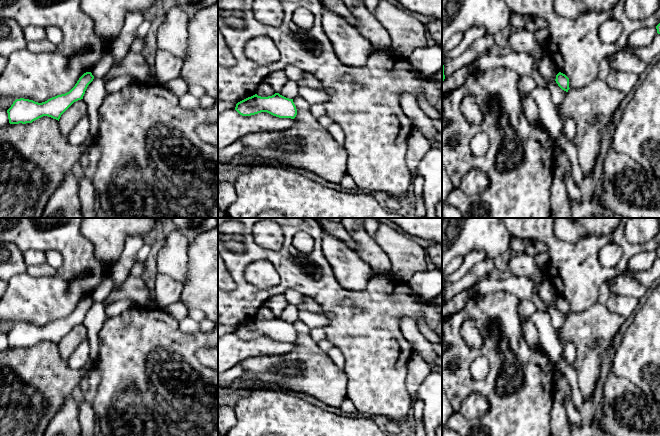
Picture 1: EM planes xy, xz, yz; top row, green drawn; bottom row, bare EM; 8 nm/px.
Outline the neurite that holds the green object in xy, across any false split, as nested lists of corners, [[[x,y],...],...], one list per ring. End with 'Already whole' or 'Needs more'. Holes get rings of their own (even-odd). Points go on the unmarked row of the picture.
[[[91,296],[84,297],[67,317],[38,327],[29,323],[16,323],[7,334],[10,348],[26,348],[48,340],[59,345],[61,339],[76,325],[83,323],[88,309],[93,305]]]. Already whole

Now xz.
[[[279,317],[268,321],[261,321],[255,318],[238,326],[235,334],[242,340],[267,336],[279,342],[294,343],[297,339],[293,323],[286,322]]]. Already whole

